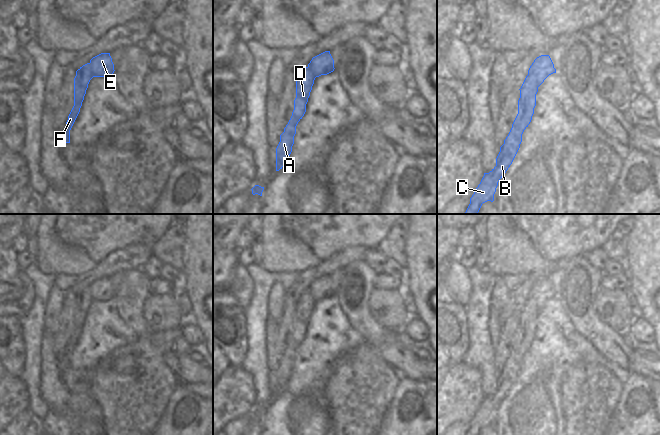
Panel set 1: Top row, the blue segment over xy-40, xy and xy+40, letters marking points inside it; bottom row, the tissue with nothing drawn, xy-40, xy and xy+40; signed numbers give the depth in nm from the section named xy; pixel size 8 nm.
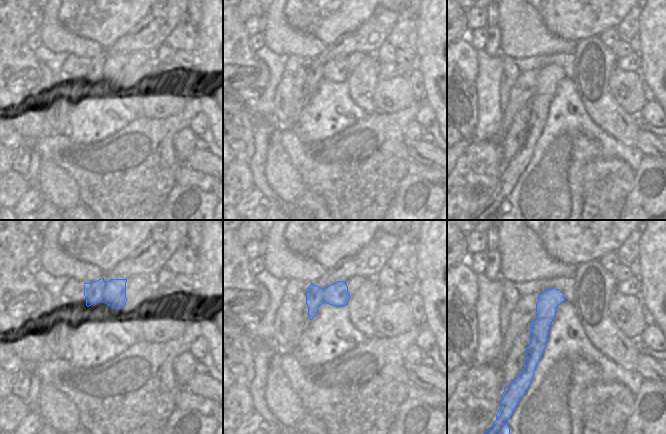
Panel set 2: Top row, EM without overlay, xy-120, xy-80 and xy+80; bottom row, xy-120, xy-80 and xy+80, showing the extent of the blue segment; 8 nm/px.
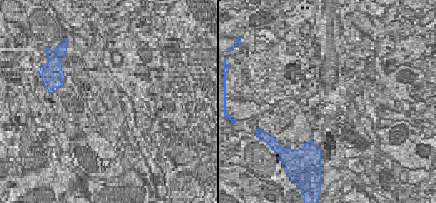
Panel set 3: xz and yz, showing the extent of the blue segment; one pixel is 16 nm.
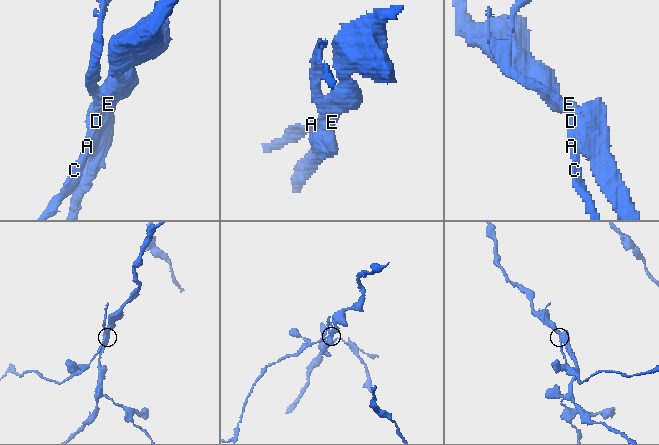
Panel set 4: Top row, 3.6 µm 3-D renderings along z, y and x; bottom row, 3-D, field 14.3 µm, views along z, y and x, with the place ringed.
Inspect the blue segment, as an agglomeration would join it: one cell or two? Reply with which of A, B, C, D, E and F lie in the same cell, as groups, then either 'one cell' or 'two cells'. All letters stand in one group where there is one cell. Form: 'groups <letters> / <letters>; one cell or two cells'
groups A B C D F / E; two cells

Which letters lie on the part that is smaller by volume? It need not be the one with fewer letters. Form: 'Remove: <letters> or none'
Remove: A, B, C, D, F

